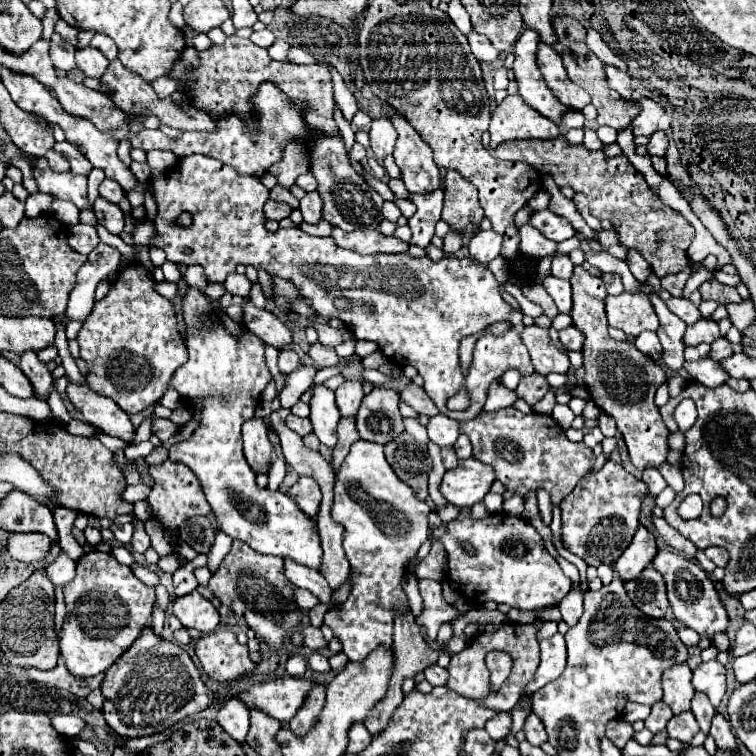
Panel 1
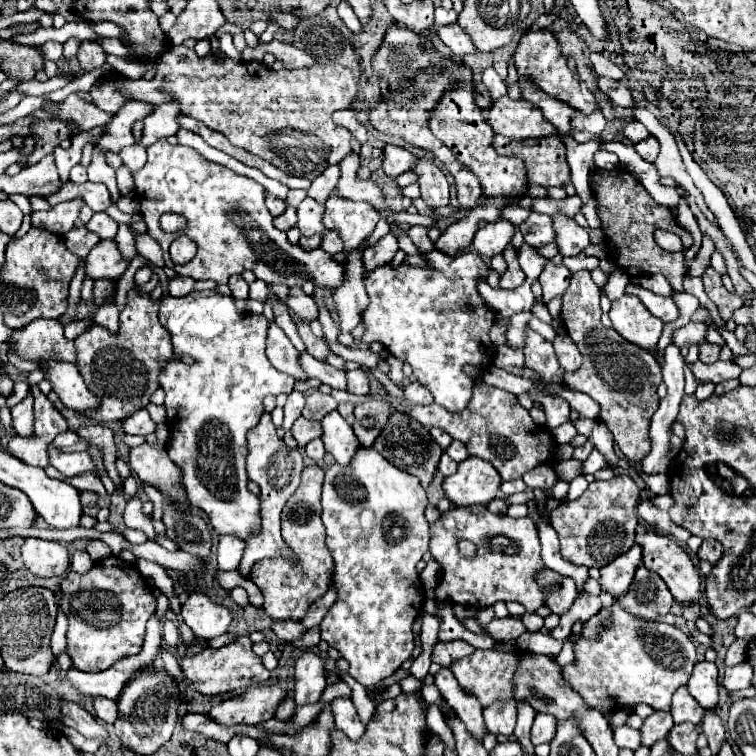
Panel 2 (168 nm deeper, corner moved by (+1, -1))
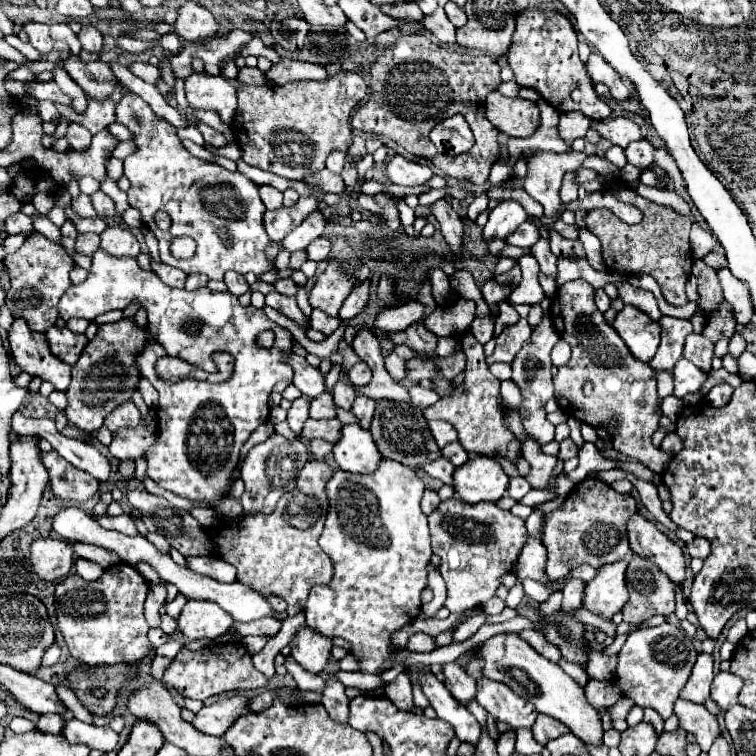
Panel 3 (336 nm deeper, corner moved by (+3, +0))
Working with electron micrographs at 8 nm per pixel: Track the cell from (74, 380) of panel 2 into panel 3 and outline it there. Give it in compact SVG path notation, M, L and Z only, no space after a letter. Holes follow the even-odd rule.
M16 318L8 330L8 342L10 354L22 372L40 376L42 380L52 382L56 390L66 392L70 384L70 366L48 350L48 338L44 338L42 332L28 330L28 324L24 324L22 318Z

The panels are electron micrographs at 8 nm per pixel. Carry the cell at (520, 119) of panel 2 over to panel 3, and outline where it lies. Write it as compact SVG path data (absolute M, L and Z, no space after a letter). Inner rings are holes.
M498 90L486 96L486 118L512 138L528 138L540 126L540 112L534 102L502 96Z

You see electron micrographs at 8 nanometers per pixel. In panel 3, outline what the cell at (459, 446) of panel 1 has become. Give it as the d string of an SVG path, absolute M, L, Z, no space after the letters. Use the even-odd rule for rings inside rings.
M452 442L452 444L444 446L442 448L442 456L448 458L454 466L462 466L468 460L468 452L458 442Z

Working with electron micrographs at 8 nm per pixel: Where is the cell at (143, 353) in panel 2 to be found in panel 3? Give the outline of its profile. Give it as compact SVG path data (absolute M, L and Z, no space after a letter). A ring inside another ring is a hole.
M130 318L98 326L96 338L88 342L80 360L72 366L72 382L66 390L68 396L66 416L70 424L86 432L96 432L104 424L104 418L116 406L132 398L132 392L136 390L136 384L140 380L136 356L144 348L144 342L146 330L140 330Z

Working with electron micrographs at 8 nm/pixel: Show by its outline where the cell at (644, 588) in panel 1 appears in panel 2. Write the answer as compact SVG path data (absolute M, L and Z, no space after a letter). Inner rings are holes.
M638 567L634 581L626 595L618 599L618 603L632 615L640 619L658 619L670 611L672 595L660 575L648 571L646 567Z

